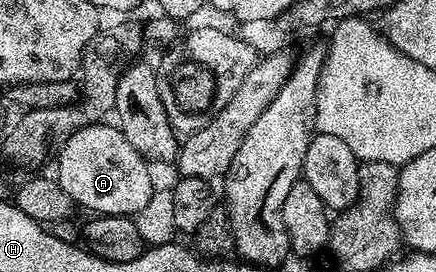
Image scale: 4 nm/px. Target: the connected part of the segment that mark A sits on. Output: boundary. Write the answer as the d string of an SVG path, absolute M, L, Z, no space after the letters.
M94 124L76 130L61 147L57 158L57 183L71 196L78 206L86 206L94 215L123 214L134 216L155 191L153 178L149 175L150 163L131 144L127 144L127 136L116 125Z

